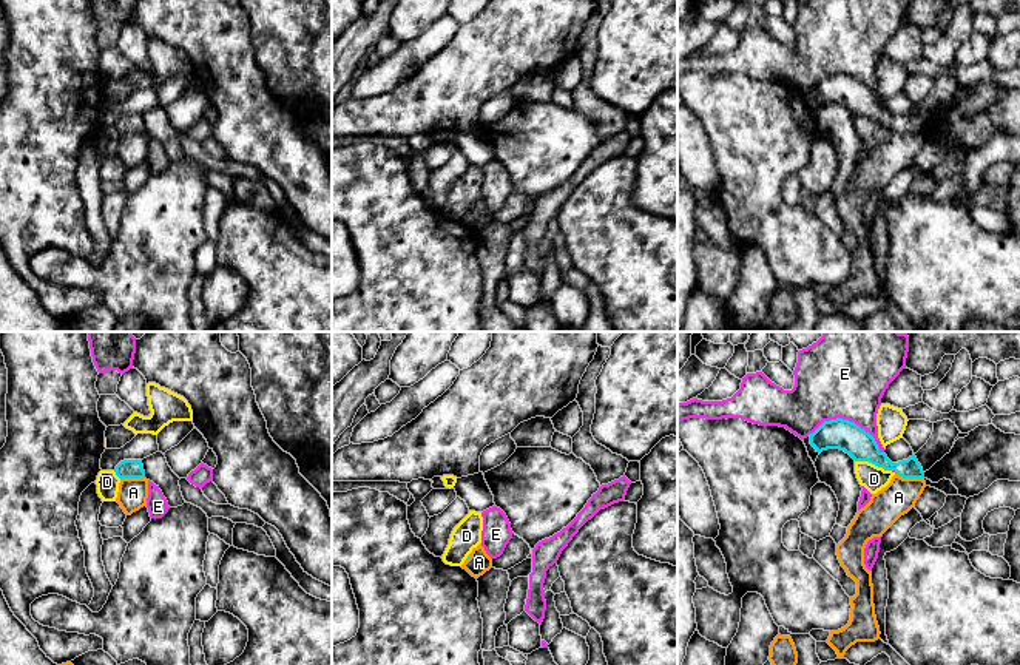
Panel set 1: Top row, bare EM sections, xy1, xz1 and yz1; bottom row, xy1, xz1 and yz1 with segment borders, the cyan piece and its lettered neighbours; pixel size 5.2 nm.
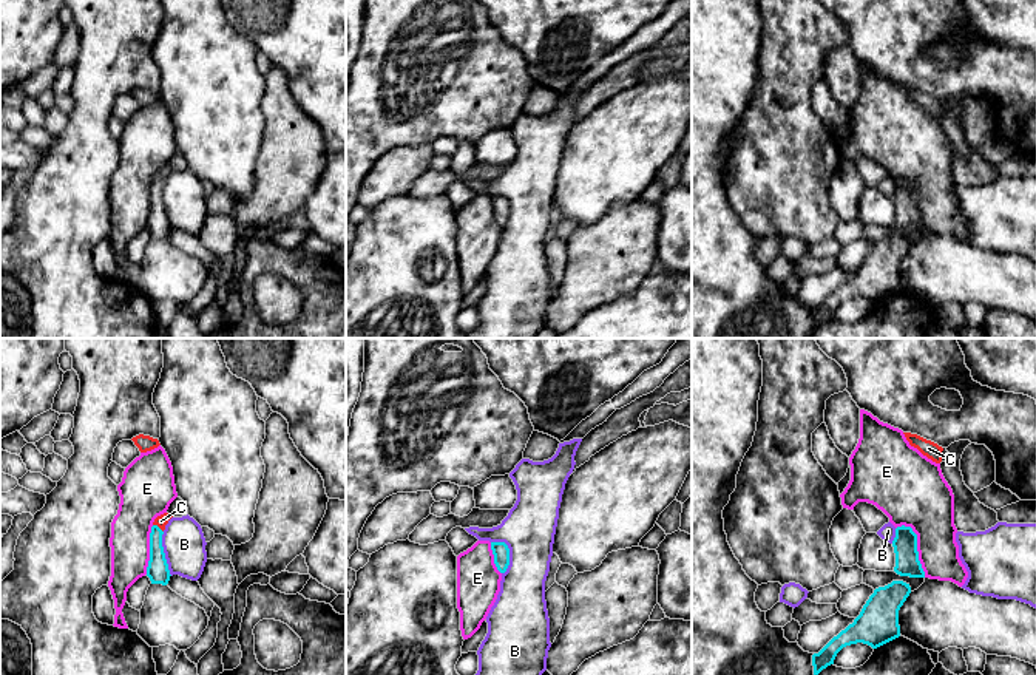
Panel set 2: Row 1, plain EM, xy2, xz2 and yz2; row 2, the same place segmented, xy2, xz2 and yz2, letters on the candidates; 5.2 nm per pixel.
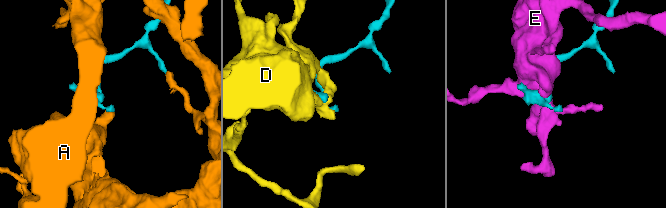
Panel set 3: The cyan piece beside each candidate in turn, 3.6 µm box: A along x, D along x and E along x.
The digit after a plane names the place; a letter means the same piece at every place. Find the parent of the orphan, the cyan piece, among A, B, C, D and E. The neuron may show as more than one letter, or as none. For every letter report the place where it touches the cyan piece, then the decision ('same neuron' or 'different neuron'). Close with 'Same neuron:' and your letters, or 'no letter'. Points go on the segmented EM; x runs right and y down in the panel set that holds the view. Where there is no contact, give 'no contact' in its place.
A: contact yz1 (909, 477); different neuron
B: contact xz2 (508, 552); different neuron
C: contact xy2 (158, 527); same neuron
D: contact yz1 (874, 463); different neuron
E: contact yz1 (847, 420); different neuron
Same neuron: C

